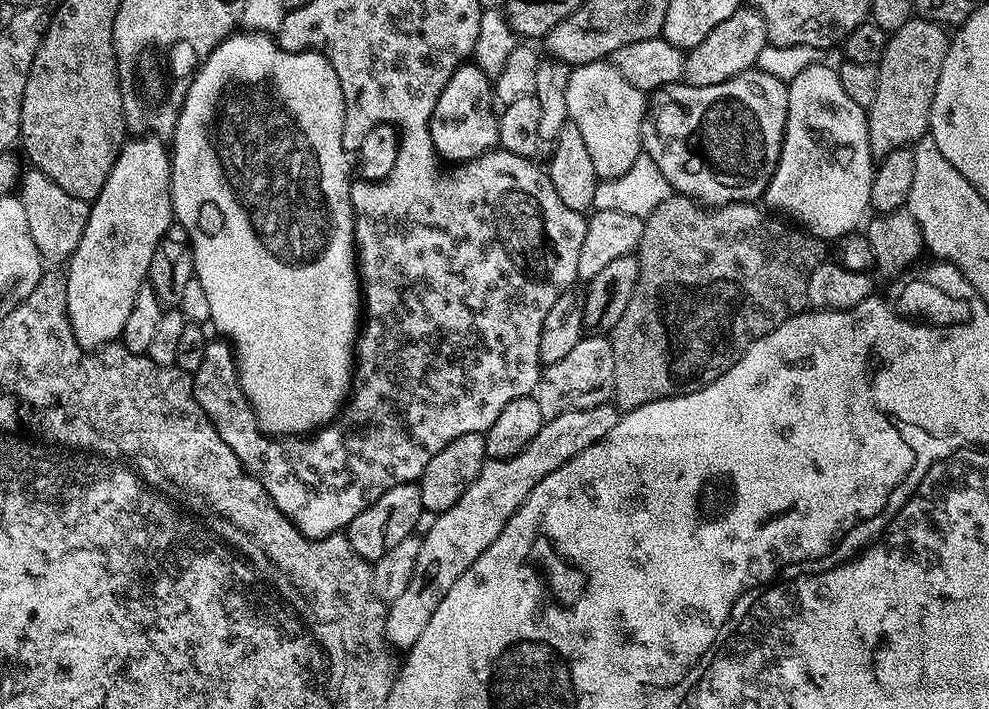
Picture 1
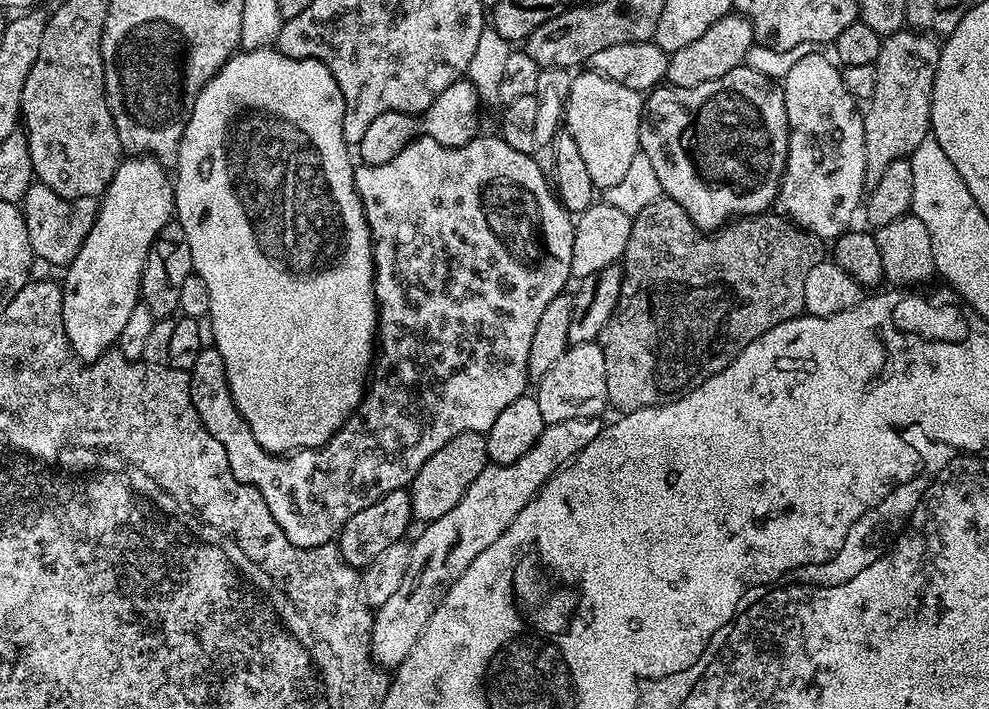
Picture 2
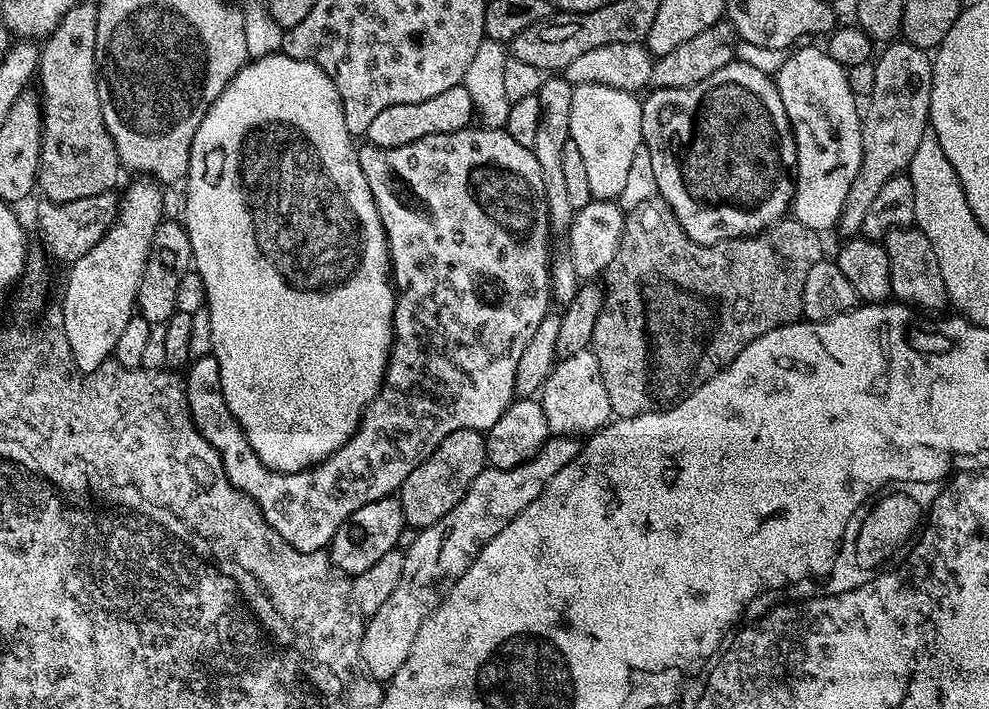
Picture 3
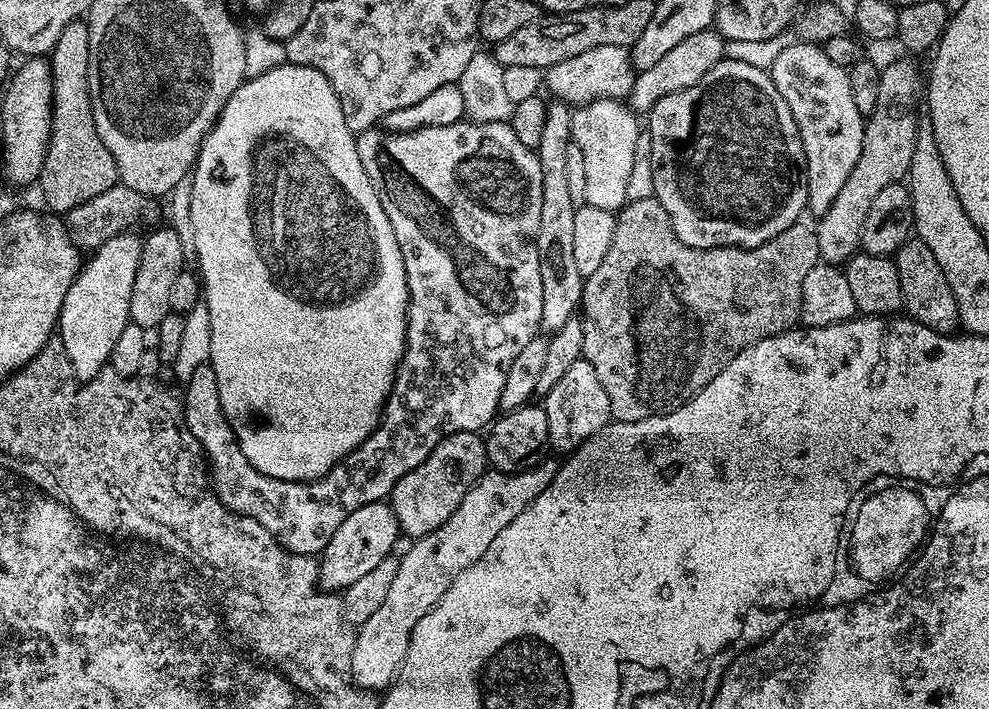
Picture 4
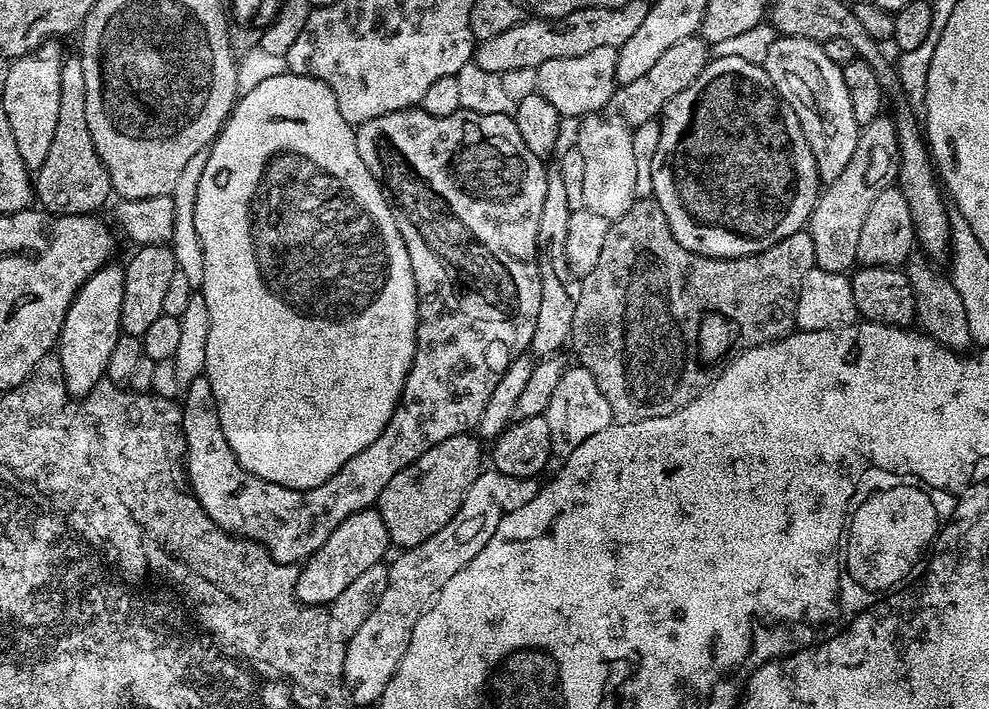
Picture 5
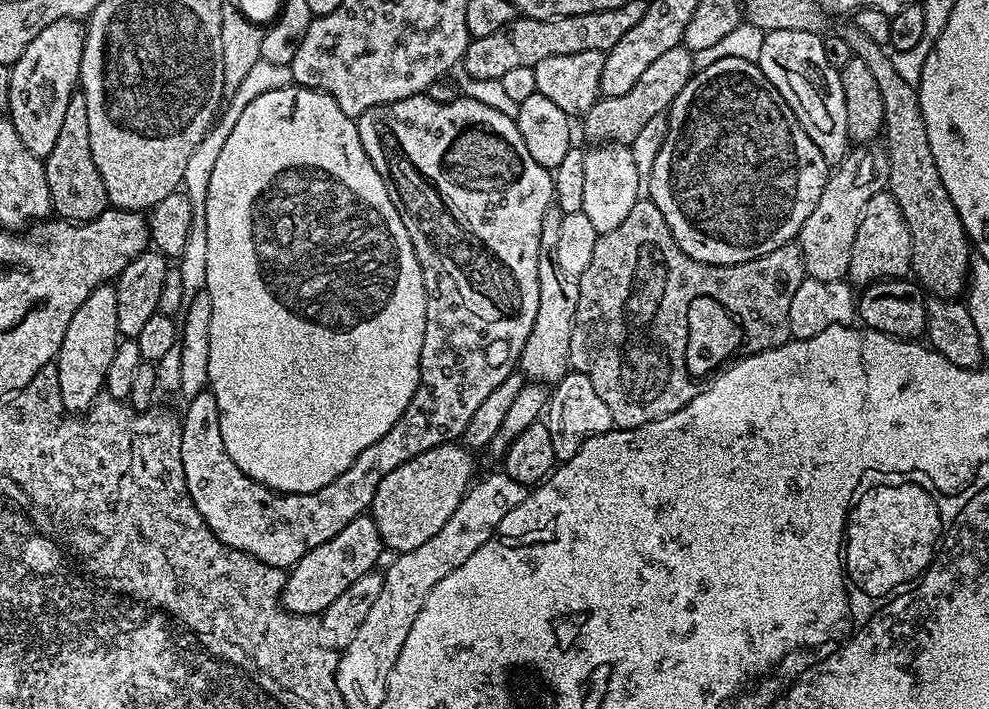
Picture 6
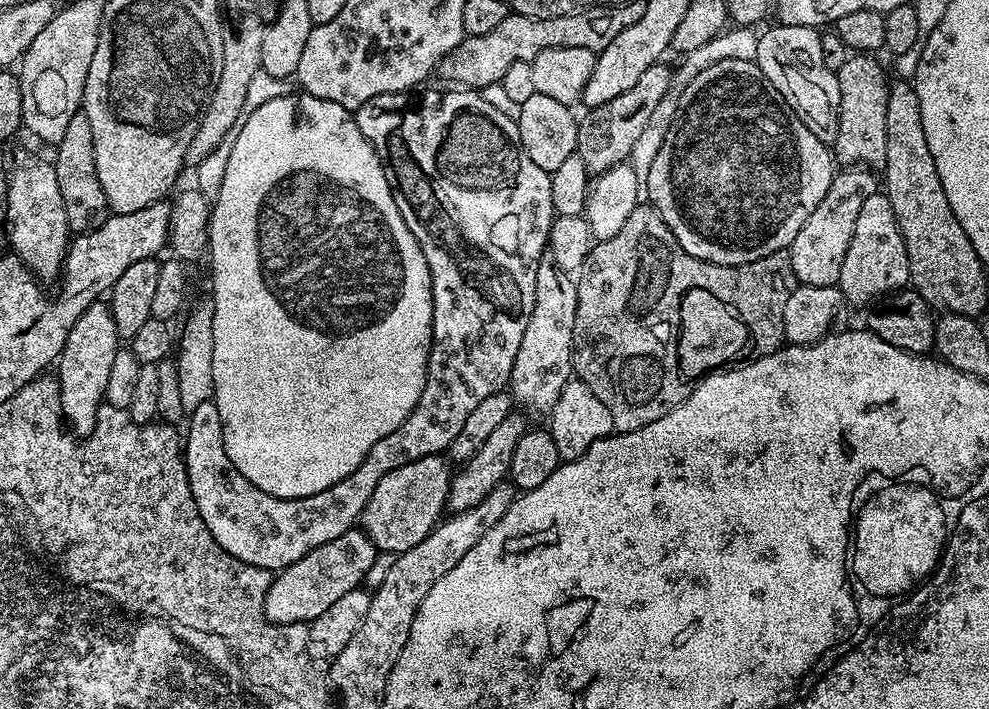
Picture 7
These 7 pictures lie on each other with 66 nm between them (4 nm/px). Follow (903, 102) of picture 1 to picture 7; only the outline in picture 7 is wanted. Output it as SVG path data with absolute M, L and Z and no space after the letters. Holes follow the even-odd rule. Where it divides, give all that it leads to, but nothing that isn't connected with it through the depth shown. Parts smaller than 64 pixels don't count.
M848 166L840 171L833 175L830 190L826 190L822 202L818 202L810 218L802 222L802 230L798 230L788 252L793 277L806 286L839 285L842 261L846 258L846 250L850 250L850 238L854 238L854 222L858 222L862 202L878 188L875 171L863 166Z

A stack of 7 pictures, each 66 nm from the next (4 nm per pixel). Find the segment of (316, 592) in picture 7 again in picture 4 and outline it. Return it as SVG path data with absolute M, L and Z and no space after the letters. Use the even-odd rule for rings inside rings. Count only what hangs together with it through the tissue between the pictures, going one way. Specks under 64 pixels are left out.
M379 500L354 510L354 514L350 514L350 518L346 518L346 522L342 522L338 530L334 530L334 538L330 538L323 552L319 553L319 583L333 594L354 586L354 582L358 582L358 578L365 576L369 570L374 570L374 566L378 566L382 558L393 555L392 547L396 544L396 536L400 535L391 503Z

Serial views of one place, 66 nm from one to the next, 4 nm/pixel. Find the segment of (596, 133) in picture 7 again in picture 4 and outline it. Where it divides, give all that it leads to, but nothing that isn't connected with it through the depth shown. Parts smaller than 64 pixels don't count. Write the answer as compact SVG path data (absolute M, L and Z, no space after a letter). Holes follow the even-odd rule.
M707 28L698 34L690 34L690 38L678 42L678 46L669 50L660 61L654 62L650 70L636 73L636 81L628 92L626 103L633 112L647 114L658 98L666 98L666 94L681 92L694 86L694 82L702 82L702 78L706 78L706 74L710 74L710 70L714 70L714 66L718 66L718 62L725 59L725 56L726 41L719 32Z

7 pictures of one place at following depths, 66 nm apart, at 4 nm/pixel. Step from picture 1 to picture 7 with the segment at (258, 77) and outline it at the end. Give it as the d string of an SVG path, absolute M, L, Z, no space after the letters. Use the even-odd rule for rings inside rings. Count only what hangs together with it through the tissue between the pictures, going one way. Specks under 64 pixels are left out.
M299 95L276 96L273 100L266 101L265 104L257 103L255 105L257 108L253 107L243 117L242 123L231 141L232 149L230 150L230 158L226 162L226 174L222 178L222 186L214 195L214 203L210 208L207 246L207 251L212 252L210 299L214 302L214 362L212 363L214 386L212 387L212 399L216 401L218 414L222 418L220 432L224 436L226 454L230 458L230 462L234 462L236 469L254 486L258 486L258 490L283 500L297 500L303 496L318 494L322 490L334 486L334 482L342 482L342 478L346 478L346 474L358 470L358 462L362 462L362 458L366 458L366 454L370 454L370 446L374 446L374 442L382 442L382 438L386 438L386 434L394 434L394 430L398 430L398 426L402 426L402 422L406 422L406 418L410 418L410 414L414 410L414 406L418 406L418 398L422 398L422 390L426 386L428 355L432 349L432 275L414 234L410 234L410 226L406 226L406 222L394 202L392 187L384 173L384 163L378 158L375 146L364 137L362 130L358 130L356 117L349 109L338 106L338 102L330 102L317 96Z

